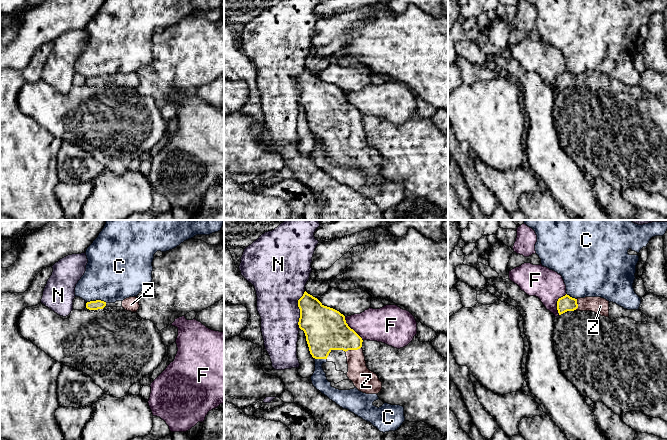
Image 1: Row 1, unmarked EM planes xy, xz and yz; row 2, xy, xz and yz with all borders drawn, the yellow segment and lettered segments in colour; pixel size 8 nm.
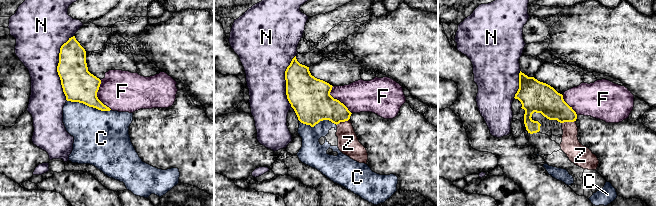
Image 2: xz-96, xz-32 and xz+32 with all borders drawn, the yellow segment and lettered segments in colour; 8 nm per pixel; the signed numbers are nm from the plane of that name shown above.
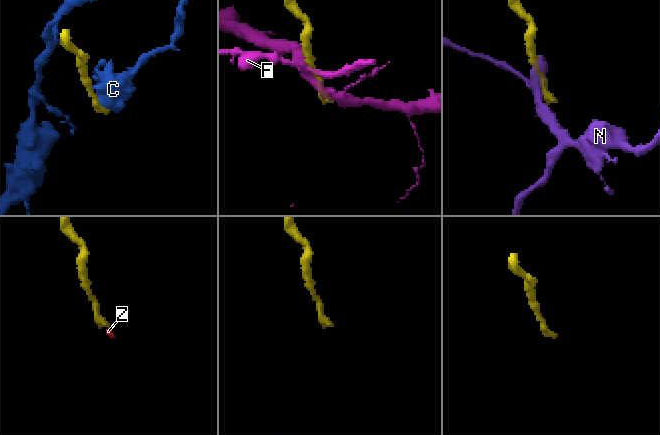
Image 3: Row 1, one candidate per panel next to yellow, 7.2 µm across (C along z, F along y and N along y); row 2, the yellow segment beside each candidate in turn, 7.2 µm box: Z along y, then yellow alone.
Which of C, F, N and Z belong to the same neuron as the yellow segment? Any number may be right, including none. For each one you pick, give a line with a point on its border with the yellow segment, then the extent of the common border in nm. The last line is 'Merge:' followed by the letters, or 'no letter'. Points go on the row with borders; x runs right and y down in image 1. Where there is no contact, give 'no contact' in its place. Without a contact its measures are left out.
Z: meets yellow in xz at (353, 349); contact 140 nm long
Merge: Z

